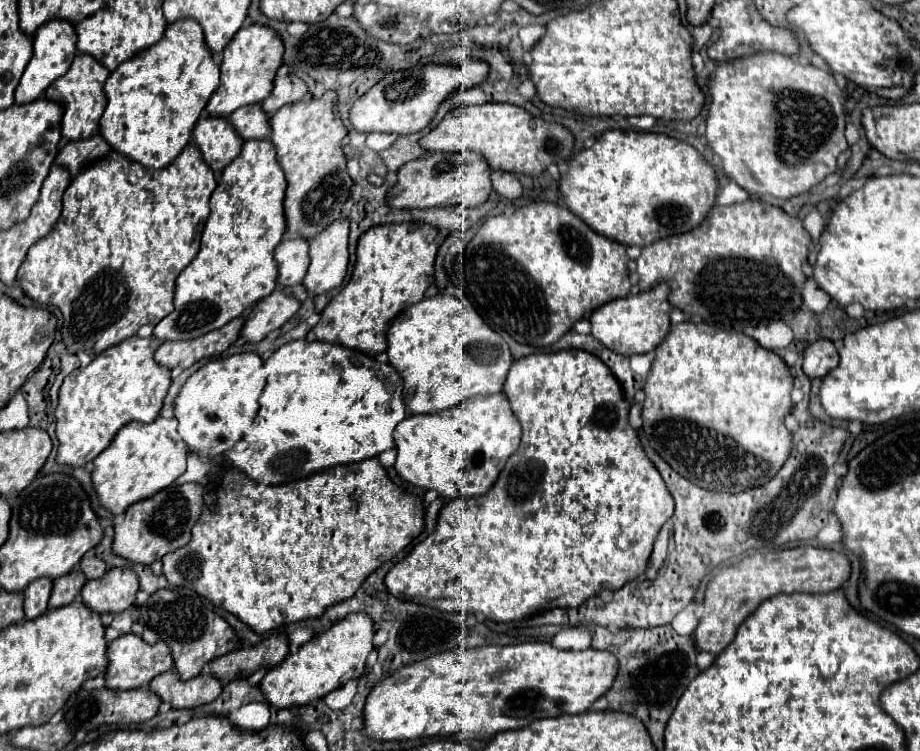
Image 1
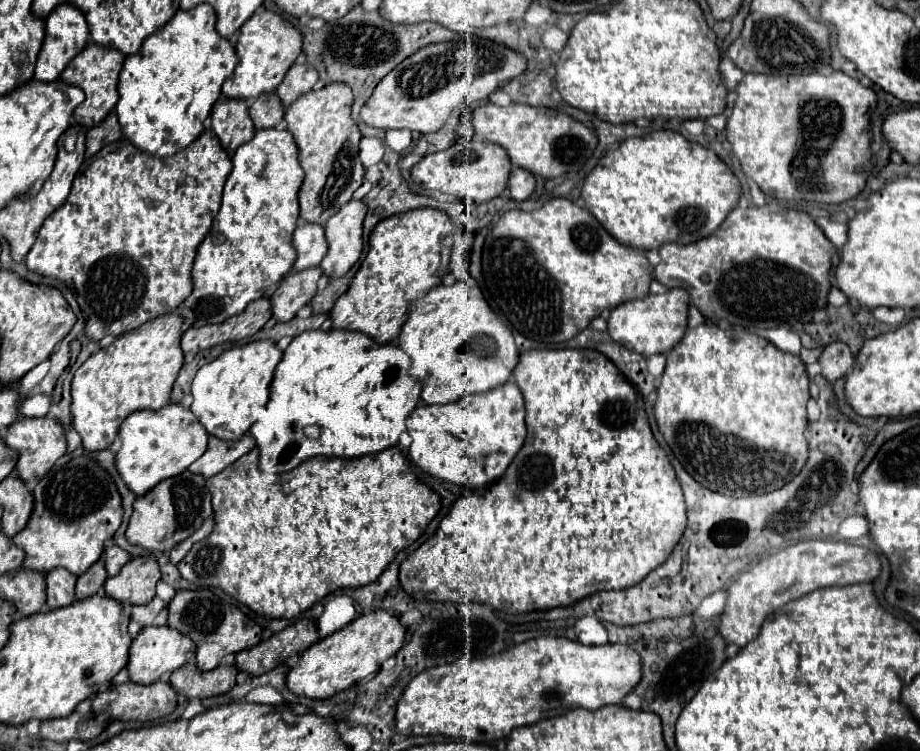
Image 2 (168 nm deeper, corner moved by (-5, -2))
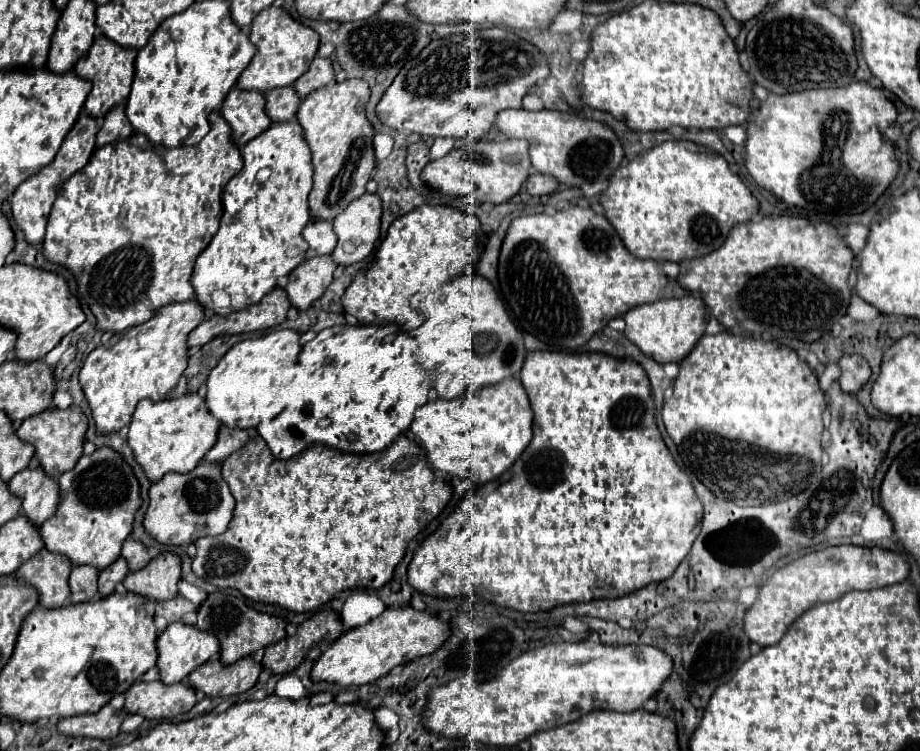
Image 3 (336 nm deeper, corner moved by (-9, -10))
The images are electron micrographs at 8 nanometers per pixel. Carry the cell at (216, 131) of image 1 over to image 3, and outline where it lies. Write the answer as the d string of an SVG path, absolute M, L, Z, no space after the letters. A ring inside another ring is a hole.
M231 89L221 105L221 115L231 125L233 141L239 147L271 125L271 119L265 113L265 93L257 91Z

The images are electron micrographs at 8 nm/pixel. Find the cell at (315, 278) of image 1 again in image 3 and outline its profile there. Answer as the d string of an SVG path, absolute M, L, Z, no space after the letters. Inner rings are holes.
M363 193L347 205L343 213L333 219L337 233L337 247L331 257L337 265L351 265L365 259L379 239L381 227L381 197L377 193Z

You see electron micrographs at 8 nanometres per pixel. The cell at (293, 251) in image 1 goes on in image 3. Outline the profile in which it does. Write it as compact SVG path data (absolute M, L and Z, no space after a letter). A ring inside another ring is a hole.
M321 219L309 221L307 227L303 229L303 237L309 243L307 259L317 257L317 255L329 255L337 243L337 235L333 231L333 225L329 221L321 221Z

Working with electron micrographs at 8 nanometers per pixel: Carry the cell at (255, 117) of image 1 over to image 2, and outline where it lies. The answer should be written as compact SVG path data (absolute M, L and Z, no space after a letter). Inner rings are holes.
M275 93L261 95L251 101L249 105L249 115L255 123L257 129L273 129L283 121L283 105Z

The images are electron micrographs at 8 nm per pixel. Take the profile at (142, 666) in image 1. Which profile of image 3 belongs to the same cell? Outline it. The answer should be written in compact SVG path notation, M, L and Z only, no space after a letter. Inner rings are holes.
M171 623L161 635L159 635L159 659L157 665L161 669L161 681L163 683L179 683L183 681L195 667L207 663L211 657L219 655L219 639L213 637L209 631L201 631L195 625L185 623Z

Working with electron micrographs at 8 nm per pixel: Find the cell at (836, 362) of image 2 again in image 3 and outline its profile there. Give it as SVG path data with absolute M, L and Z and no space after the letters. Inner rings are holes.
M845 355L845 357L841 357L839 367L843 371L841 377L839 377L839 385L847 393L857 393L871 377L871 367L861 355Z

